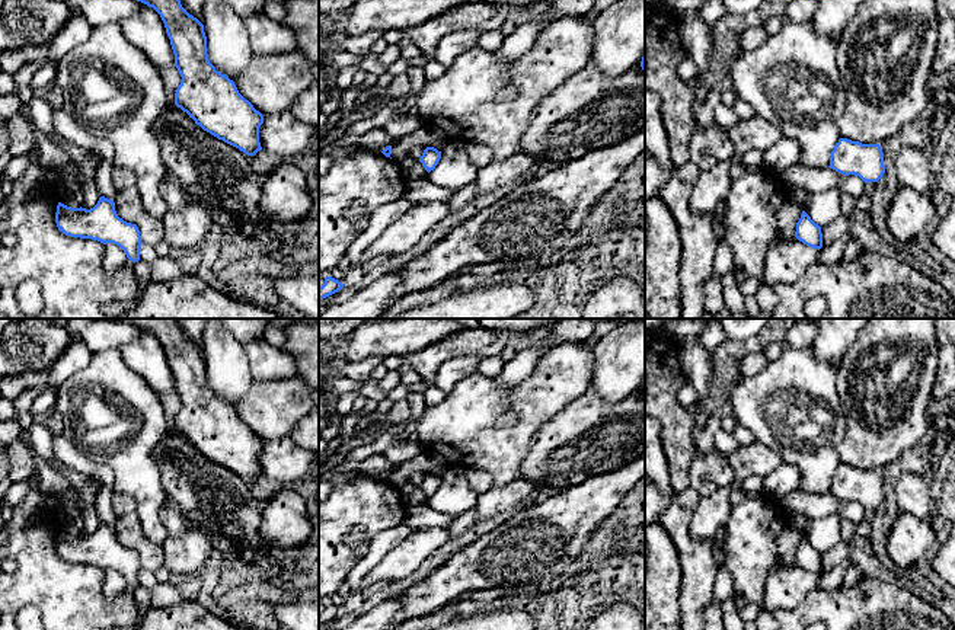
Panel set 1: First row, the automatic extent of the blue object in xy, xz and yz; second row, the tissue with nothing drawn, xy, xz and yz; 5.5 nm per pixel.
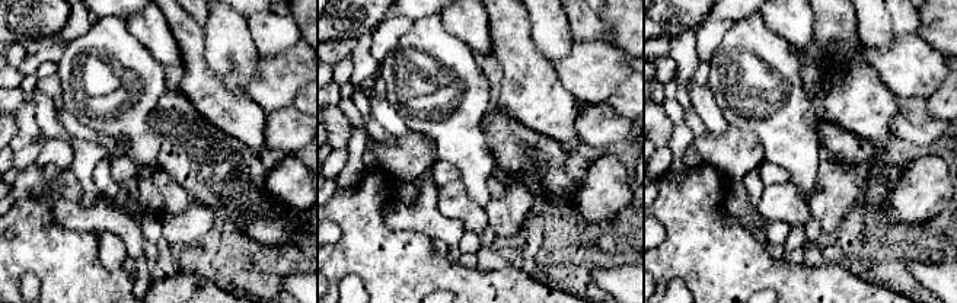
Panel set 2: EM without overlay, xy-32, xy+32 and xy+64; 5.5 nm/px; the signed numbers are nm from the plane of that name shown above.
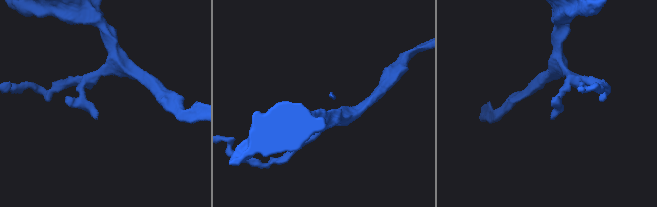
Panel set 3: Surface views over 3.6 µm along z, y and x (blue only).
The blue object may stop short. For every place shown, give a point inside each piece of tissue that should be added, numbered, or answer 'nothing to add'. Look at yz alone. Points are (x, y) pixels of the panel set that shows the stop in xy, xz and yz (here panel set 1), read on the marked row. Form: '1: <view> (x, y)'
nothing to add

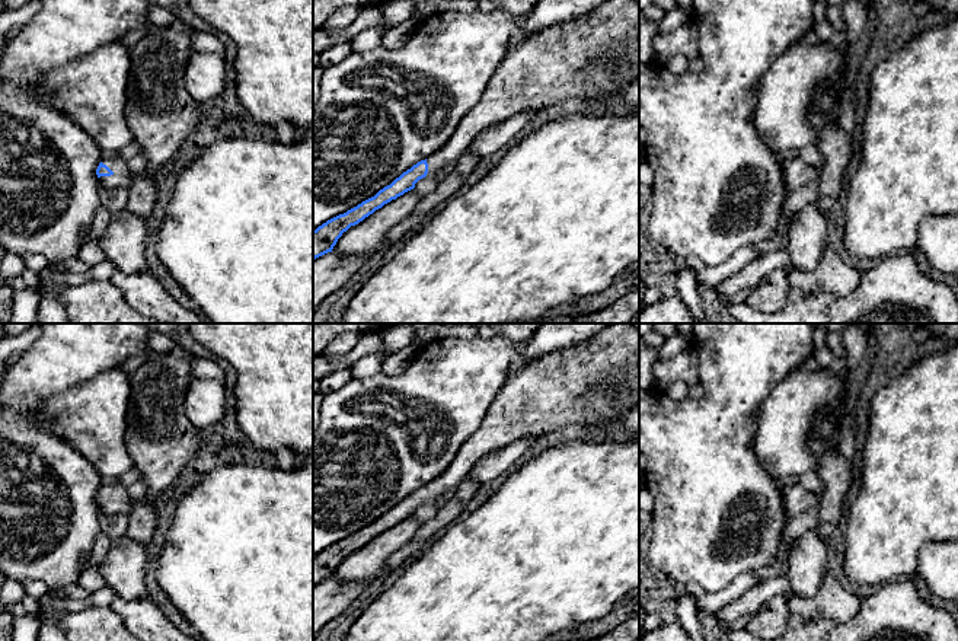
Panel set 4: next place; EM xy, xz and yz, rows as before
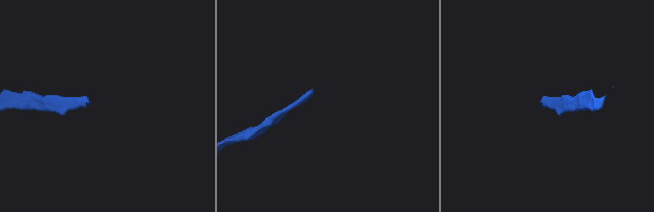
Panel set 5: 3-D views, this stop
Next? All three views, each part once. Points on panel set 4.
1: xy (121, 178)

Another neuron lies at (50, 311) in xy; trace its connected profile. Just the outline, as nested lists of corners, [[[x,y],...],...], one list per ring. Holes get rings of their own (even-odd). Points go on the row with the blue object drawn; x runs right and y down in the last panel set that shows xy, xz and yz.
[[[44,284],[39,288],[38,323],[68,323],[67,312],[60,300],[60,294],[67,288],[67,284]]]

